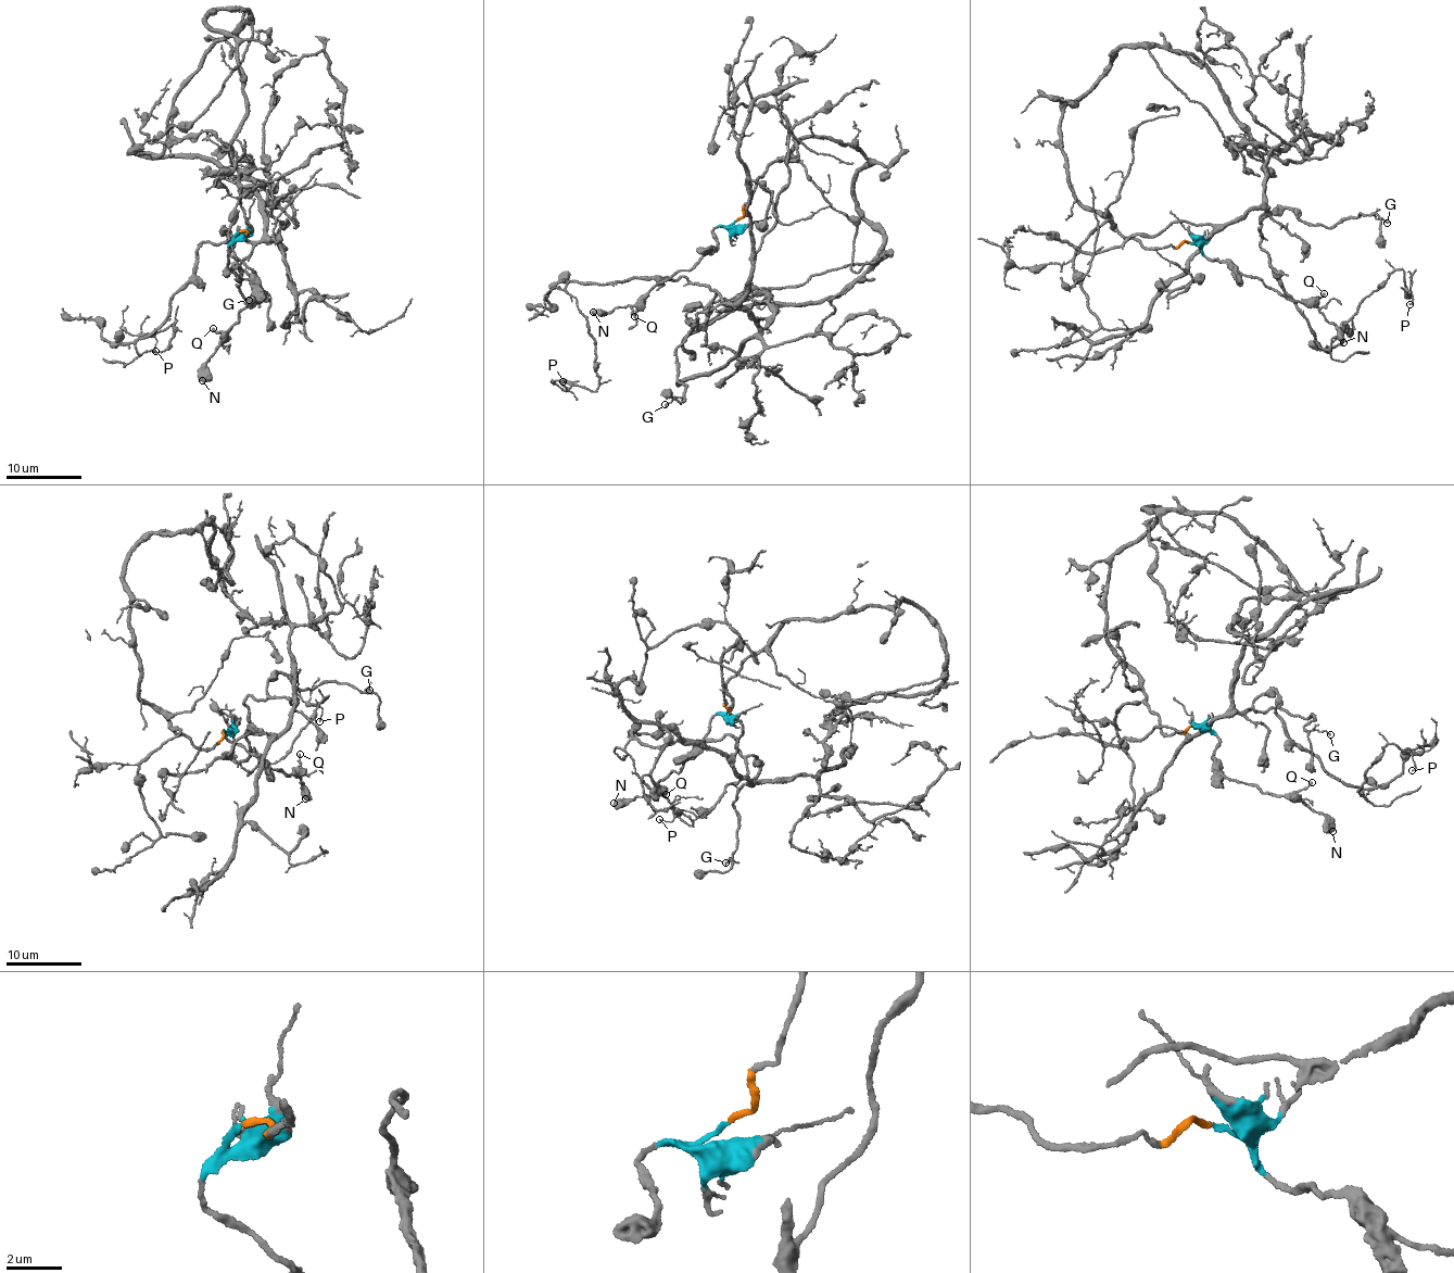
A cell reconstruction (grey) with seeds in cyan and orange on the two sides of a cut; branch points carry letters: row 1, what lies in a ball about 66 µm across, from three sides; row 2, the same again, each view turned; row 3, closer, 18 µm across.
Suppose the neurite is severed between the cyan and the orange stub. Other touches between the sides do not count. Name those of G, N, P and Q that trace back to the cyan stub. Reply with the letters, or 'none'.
N, Q

